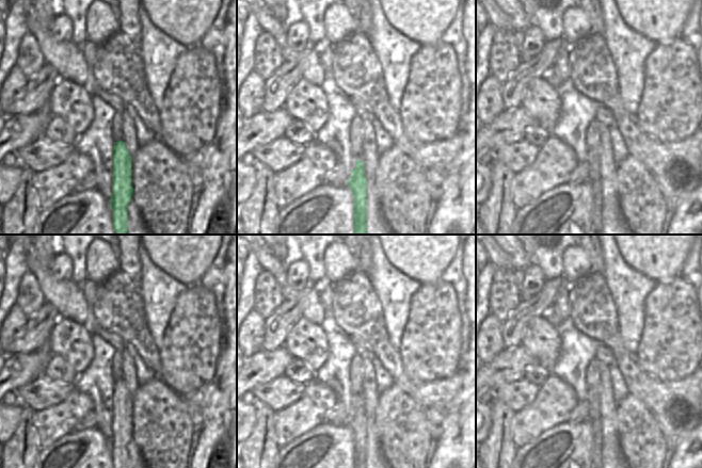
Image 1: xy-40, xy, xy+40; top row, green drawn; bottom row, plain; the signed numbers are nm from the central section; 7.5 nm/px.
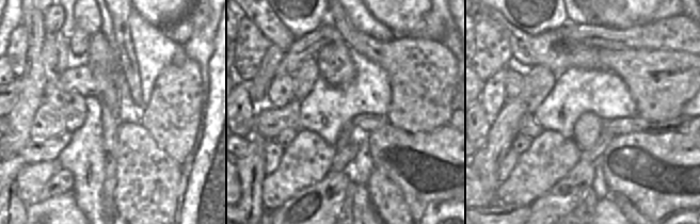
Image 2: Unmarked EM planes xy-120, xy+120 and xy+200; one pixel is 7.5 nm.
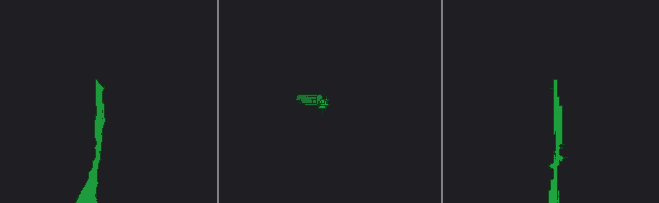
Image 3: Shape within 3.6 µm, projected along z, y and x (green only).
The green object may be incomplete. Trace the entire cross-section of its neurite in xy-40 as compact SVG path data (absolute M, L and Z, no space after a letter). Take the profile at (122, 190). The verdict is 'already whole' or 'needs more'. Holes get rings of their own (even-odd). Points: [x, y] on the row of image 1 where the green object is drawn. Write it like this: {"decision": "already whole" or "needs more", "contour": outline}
{"decision": "already whole", "contour": "M123 141L114 142L112 149L112 226L114 235L127 235L127 207L131 201L131 157Z"}

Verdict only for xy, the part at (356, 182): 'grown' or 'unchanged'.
unchanged

